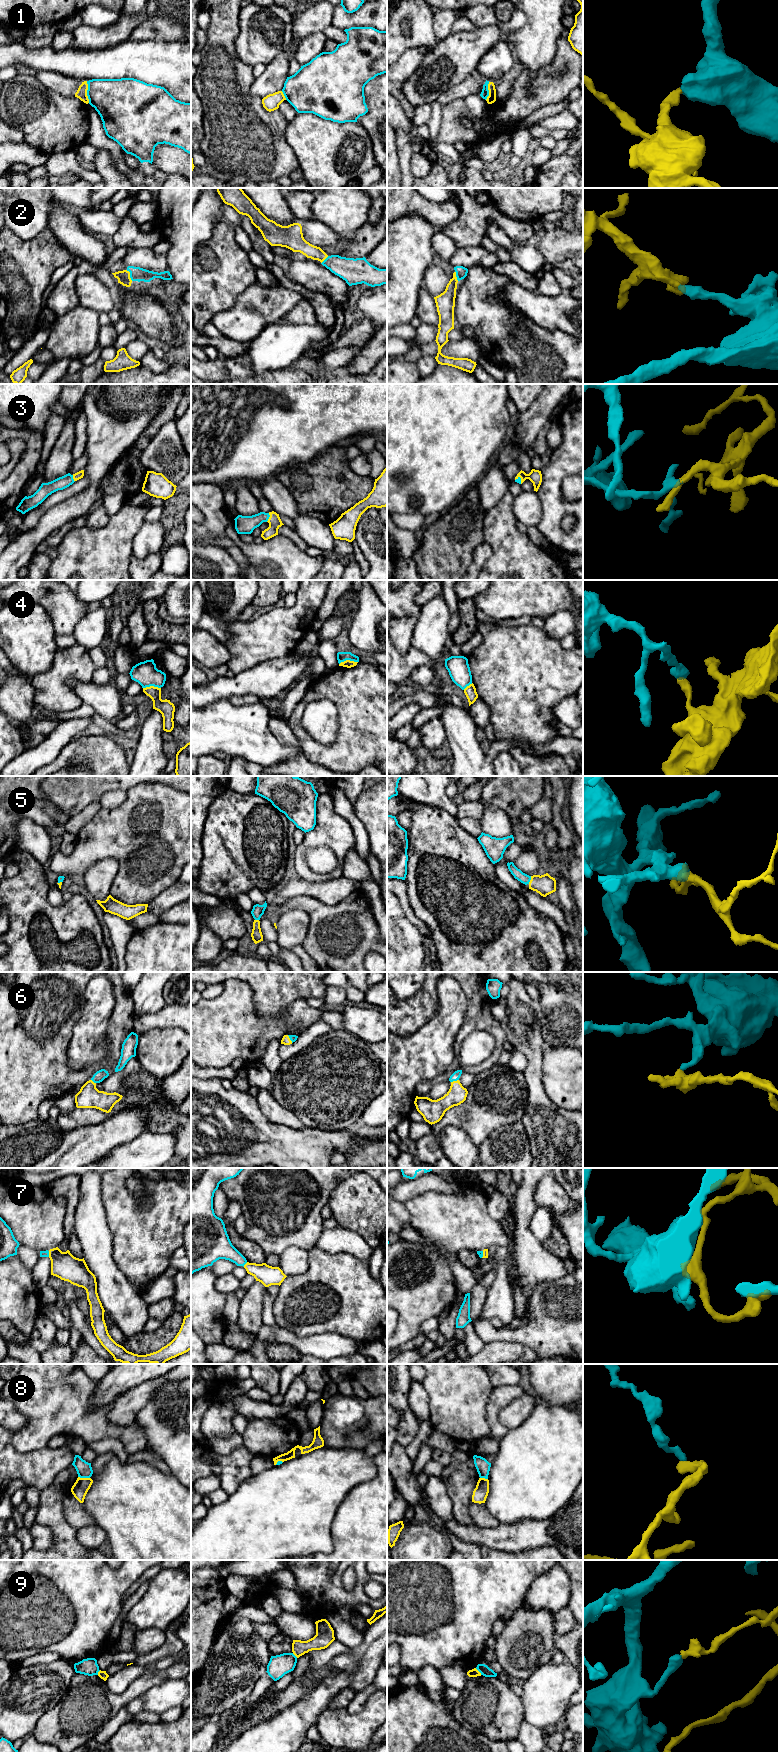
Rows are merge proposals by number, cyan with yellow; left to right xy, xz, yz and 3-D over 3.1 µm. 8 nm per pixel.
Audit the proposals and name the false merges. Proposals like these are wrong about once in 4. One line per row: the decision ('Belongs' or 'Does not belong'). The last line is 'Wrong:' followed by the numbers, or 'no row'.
1: Does not belong
2: Belongs
3: Belongs
4: Does not belong
5: Belongs
6: Belongs
7: Belongs
8: Does not belong
9: Does not belong
Wrong: 1, 4, 8, 9

